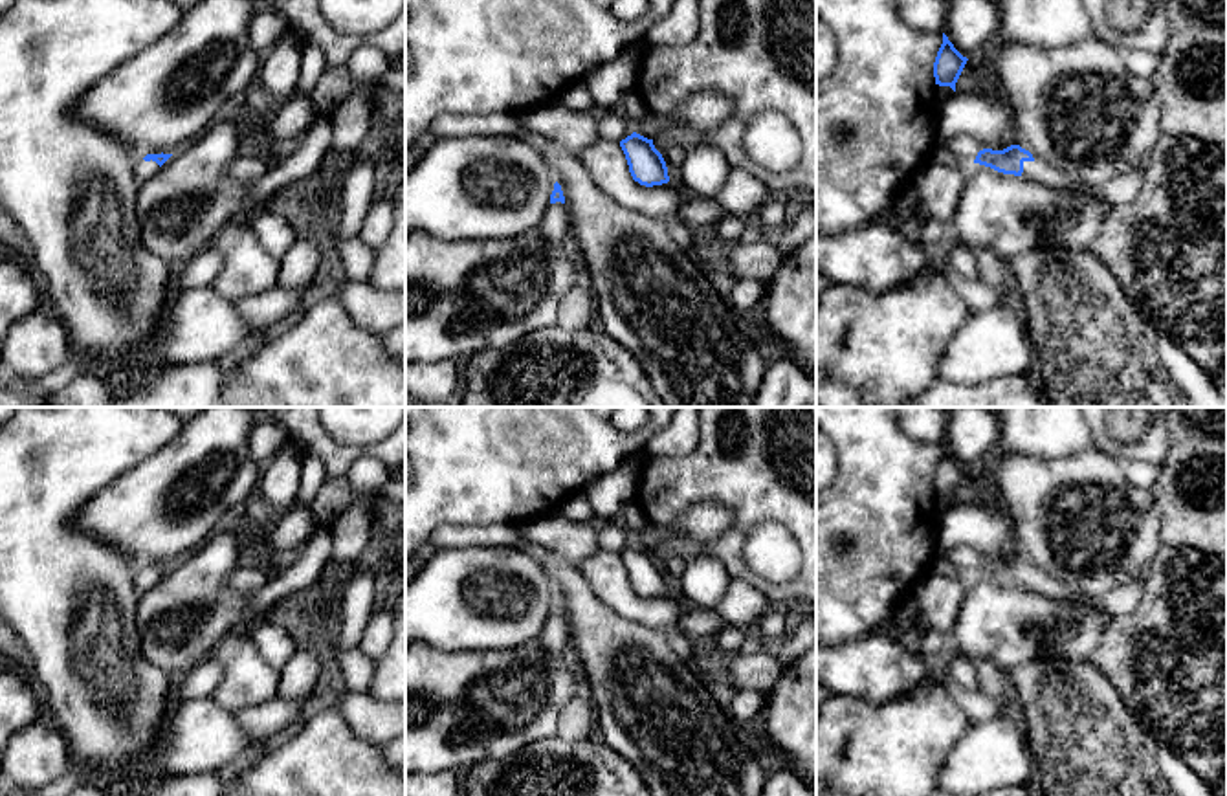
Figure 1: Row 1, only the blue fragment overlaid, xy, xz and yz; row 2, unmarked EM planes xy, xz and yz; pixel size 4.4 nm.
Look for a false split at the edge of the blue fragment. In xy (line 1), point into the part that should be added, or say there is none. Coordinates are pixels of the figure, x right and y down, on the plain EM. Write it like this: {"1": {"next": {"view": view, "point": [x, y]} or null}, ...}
{"1": {"next": {"view": "xy", "point": [143, 582]}}}

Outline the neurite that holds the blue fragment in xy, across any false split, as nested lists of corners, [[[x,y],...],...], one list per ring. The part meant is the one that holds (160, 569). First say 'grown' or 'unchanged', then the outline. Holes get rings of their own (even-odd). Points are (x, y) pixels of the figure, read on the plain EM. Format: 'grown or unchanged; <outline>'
grown; [[[147,565],[143,570],[139,570],[134,578],[136,594],[141,596],[149,592],[161,576],[171,569],[172,565]]]

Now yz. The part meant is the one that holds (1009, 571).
grown; [[[1011,556],[1003,561],[983,559],[978,563],[974,574],[1003,585],[1023,587],[1049,600],[1069,600],[1077,596],[1049,574],[1036,572],[1033,565],[1020,556]]]

